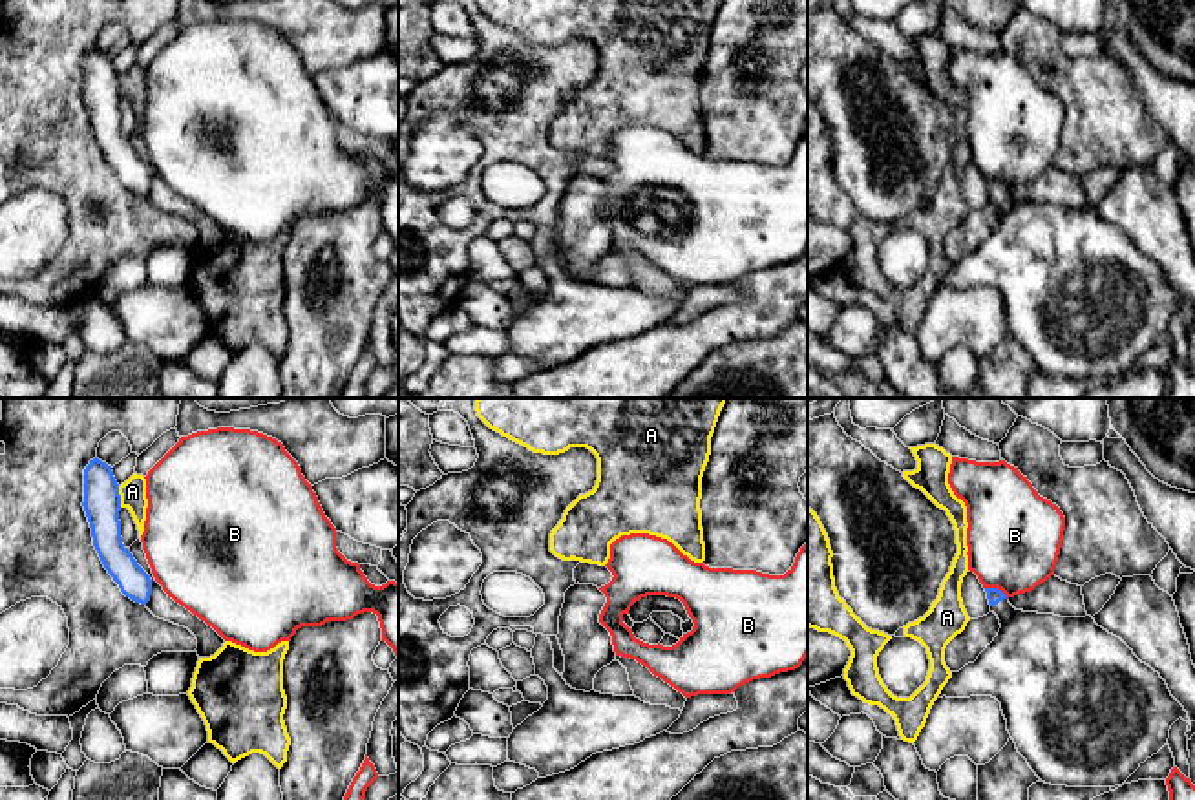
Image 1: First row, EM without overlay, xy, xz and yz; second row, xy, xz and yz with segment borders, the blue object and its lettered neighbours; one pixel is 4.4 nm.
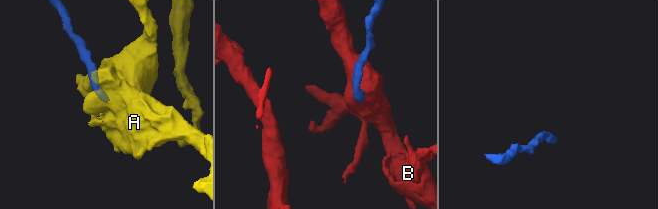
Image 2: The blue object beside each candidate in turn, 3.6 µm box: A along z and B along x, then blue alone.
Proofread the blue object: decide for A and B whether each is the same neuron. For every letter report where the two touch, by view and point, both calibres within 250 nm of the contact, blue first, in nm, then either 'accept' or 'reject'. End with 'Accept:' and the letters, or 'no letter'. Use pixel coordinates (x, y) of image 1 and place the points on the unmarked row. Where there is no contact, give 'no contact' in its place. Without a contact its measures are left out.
A: xy (119, 88) | 160/110 nm | reject
B: yz (996, 179) | 70/420 nm | reject
Accept: no letter

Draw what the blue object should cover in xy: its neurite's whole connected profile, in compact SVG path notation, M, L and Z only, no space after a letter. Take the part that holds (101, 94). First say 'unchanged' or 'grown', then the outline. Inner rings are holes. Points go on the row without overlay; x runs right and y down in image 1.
unchanged; M97 47L84 60L82 97L91 119L93 137L104 159L126 188L146 195L152 184L152 170L122 135L119 75L111 57Z

